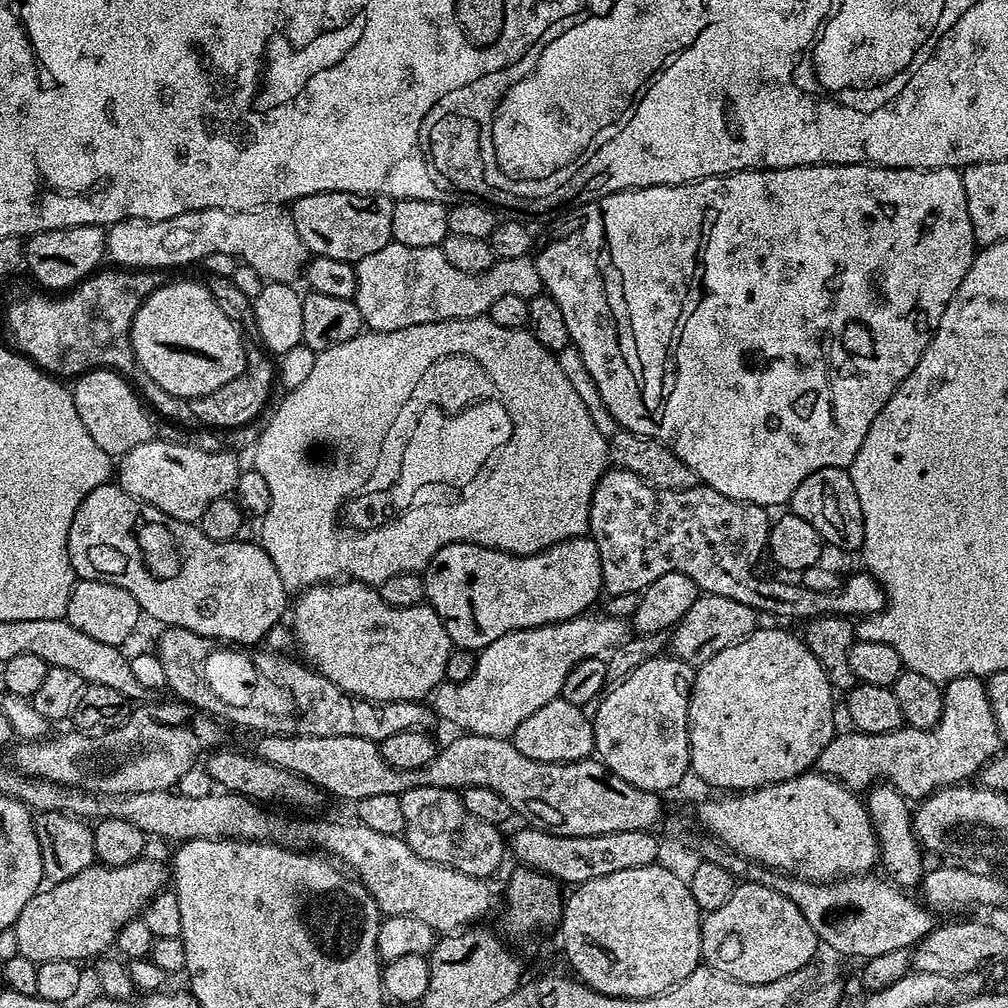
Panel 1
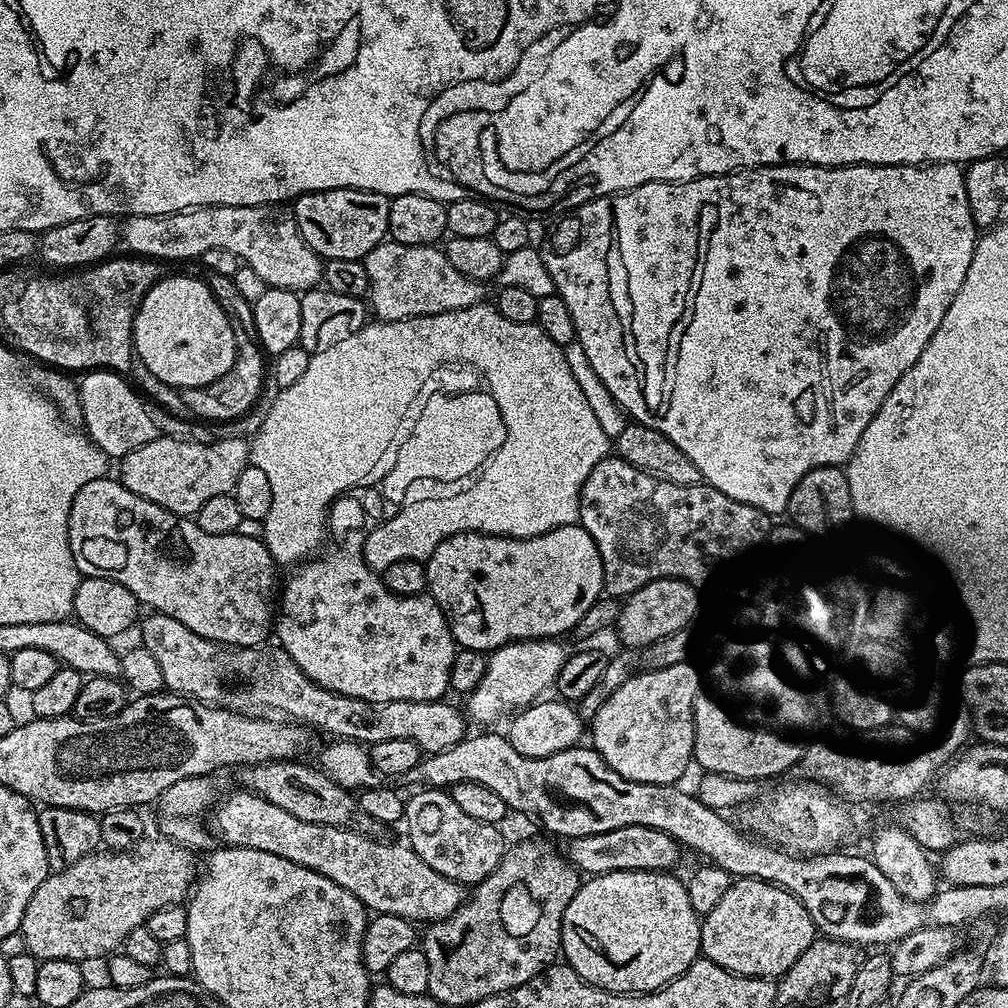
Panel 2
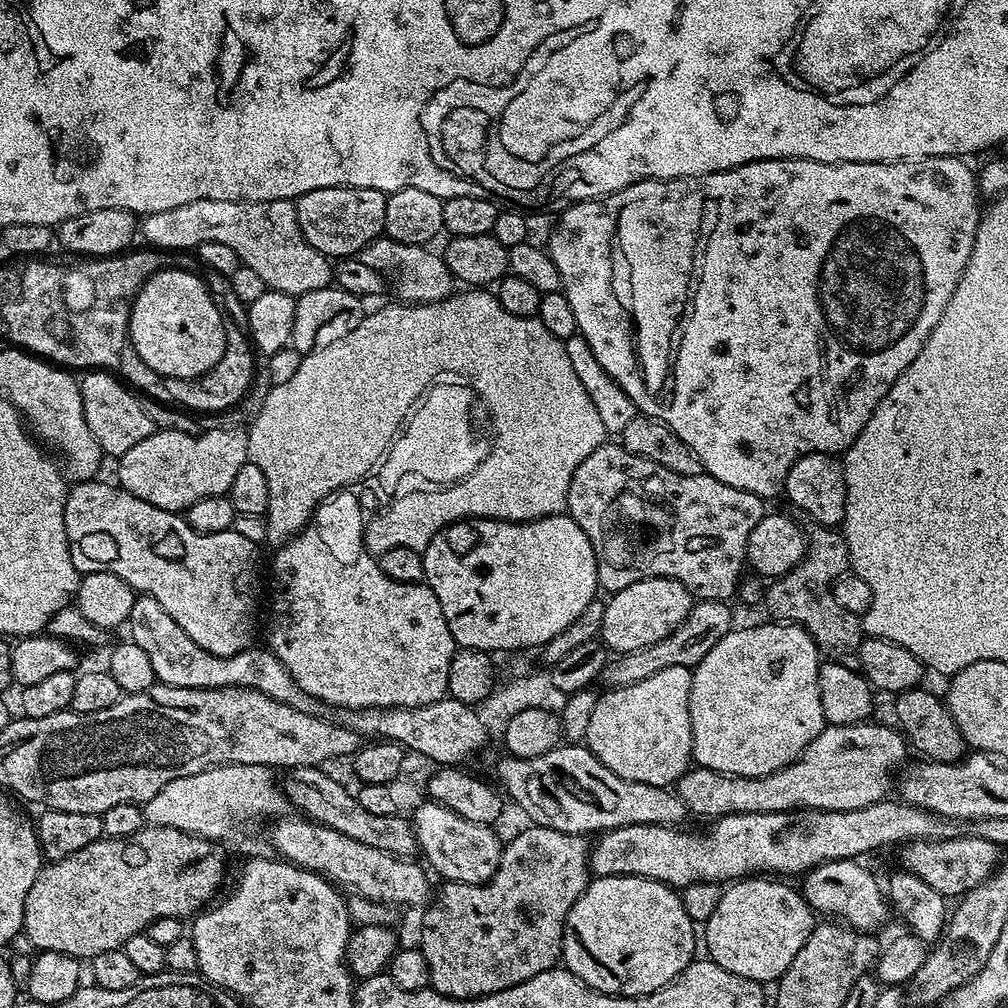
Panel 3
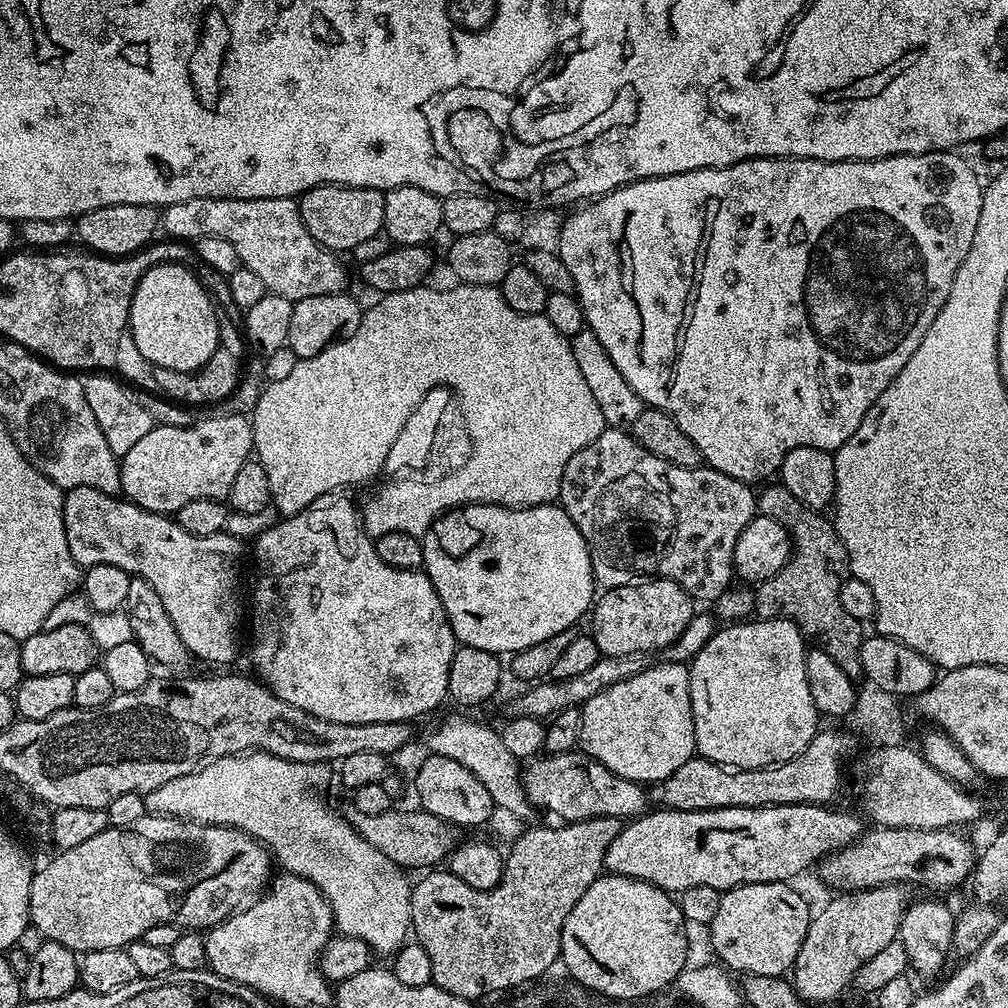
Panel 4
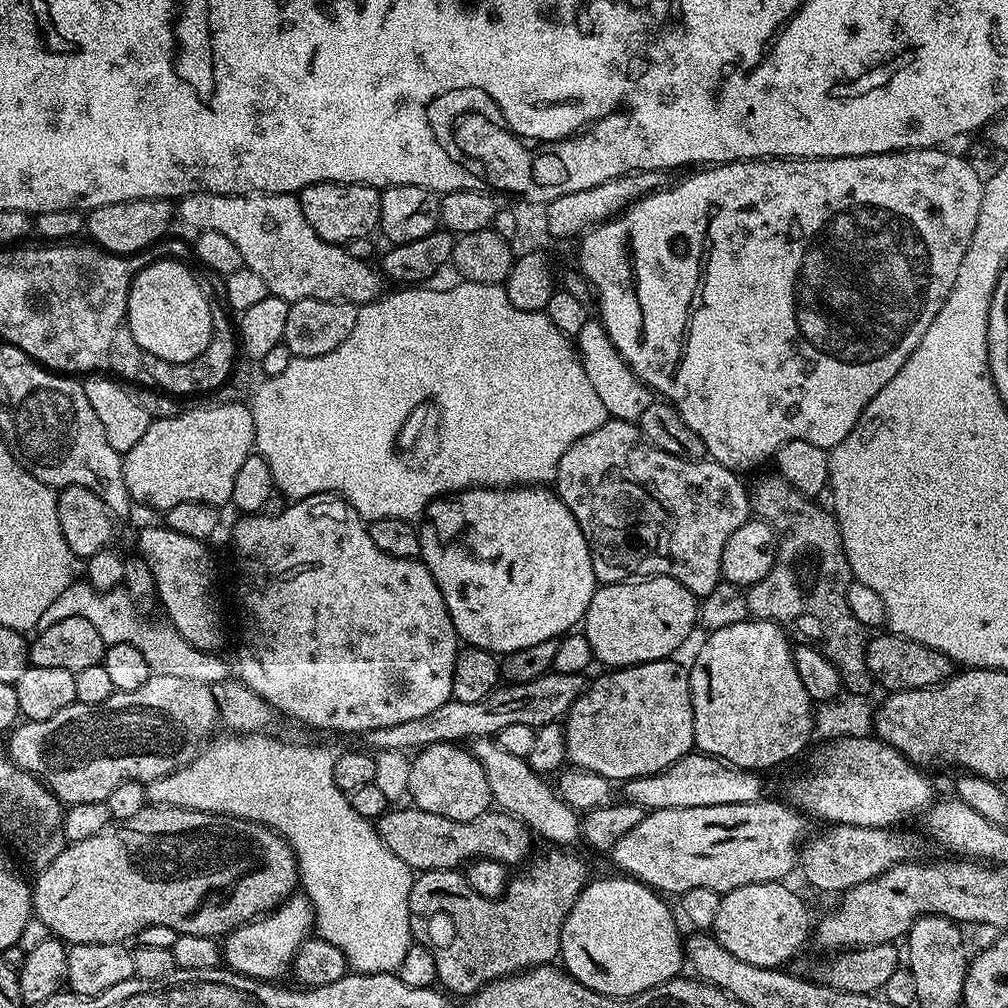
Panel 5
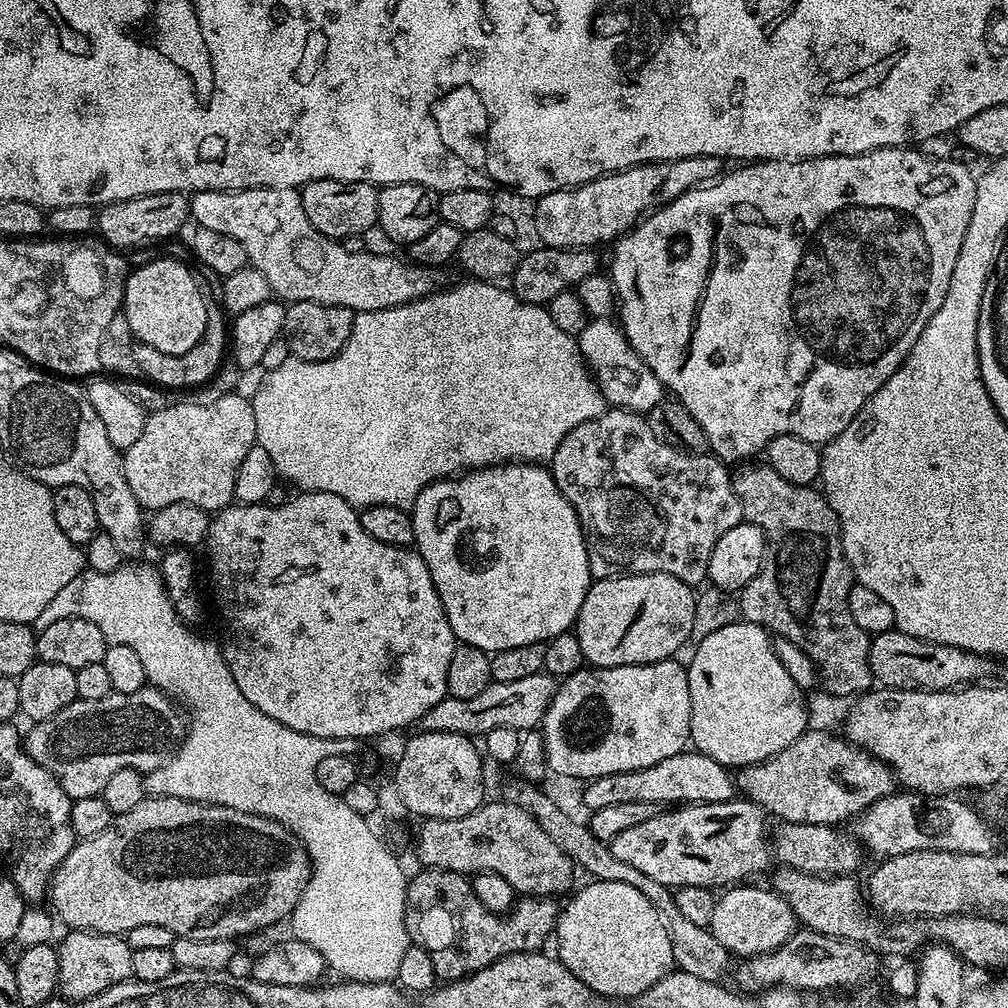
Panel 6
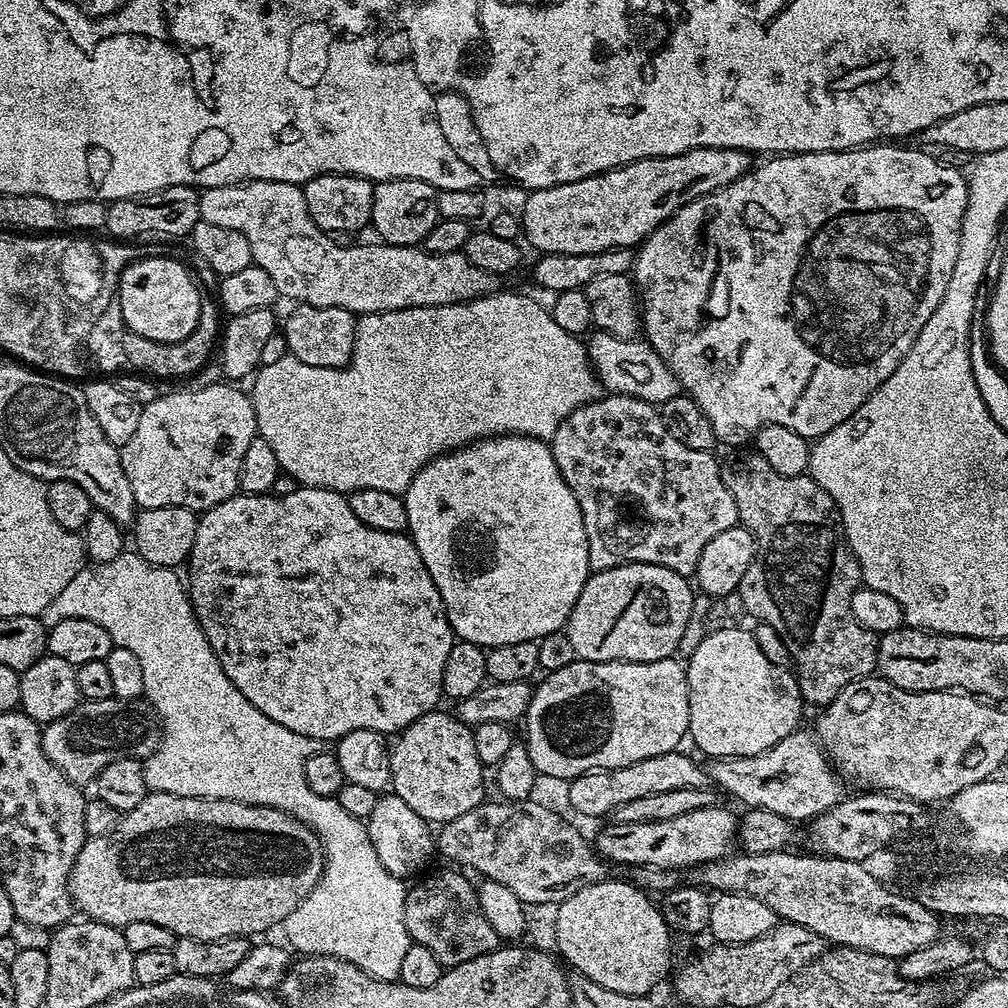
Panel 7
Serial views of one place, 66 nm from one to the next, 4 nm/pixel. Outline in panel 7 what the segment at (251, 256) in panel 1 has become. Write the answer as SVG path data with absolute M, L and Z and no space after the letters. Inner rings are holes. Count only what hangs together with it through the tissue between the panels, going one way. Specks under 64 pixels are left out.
M249 180L246 184L227 184L217 188L205 188L199 193L200 218L207 224L226 226L226 230L238 230L250 242L252 263L257 264L274 281L277 293L297 305L338 306L354 314L365 312L389 312L407 308L429 308L443 304L457 304L473 300L497 291L498 277L486 270L478 270L464 256L463 251L450 254L430 254L420 246L397 244L363 244L357 242L343 249L334 246L329 233L323 232L310 218L304 201L304 189L298 184Z

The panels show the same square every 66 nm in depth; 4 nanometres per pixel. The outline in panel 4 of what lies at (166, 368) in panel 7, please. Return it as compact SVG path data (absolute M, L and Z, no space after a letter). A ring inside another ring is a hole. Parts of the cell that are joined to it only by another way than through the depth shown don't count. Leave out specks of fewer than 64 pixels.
M226 314L221 315L220 341L214 350L214 354L210 354L210 362L203 364L193 372L154 367L156 392L175 403L185 406L193 406L192 404L220 404L227 396L229 399L235 393L236 387L240 385L240 381L245 375L244 348L246 349L246 340L238 327L237 321L235 324Z

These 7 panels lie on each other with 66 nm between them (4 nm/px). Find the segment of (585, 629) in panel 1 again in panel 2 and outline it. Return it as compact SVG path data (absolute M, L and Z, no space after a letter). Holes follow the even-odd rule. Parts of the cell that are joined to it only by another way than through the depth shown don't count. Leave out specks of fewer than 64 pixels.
M556 638L515 640L513 644L497 648L488 656L486 674L482 674L482 682L478 682L474 691L467 693L467 715L484 724L480 726L492 726L495 725L492 724L495 720L503 721L520 709L536 703L541 694L547 693L544 692L547 688L549 691L555 685L558 670L562 670L562 666L568 661L569 649L564 649L560 643Z

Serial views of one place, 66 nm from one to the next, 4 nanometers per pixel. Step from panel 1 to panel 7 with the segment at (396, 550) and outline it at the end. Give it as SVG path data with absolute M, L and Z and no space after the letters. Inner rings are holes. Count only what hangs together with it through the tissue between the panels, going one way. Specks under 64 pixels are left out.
M497 290L486 296L473 300L463 300L457 304L443 304L429 308L407 308L406 310L390 310L389 312L365 312L357 319L356 337L354 338L354 354L345 368L323 368L322 366L306 366L306 362L298 362L298 358L286 355L278 358L271 366L261 364L251 381L250 395L254 414L256 415L256 431L270 442L274 455L278 458L281 469L296 479L297 485L305 488L328 488L332 492L347 494L358 490L382 490L403 494L410 482L436 456L446 452L455 452L465 444L475 440L487 440L490 436L535 436L547 441L558 426L574 410L592 400L599 400L602 385L588 361L588 350L585 341L578 336L566 334L558 322L554 322L551 311L544 308L536 300L523 296L520 292L503 292Z

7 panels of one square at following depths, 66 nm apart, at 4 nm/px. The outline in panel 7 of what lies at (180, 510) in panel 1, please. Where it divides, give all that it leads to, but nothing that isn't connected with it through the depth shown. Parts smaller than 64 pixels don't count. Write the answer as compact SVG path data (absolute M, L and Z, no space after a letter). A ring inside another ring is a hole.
M223 383L208 384L205 388L192 388L189 392L165 391L154 402L141 407L140 417L138 418L138 430L134 430L130 442L126 442L120 448L120 461L126 470L126 478L130 478L130 490L134 490L134 498L141 509L157 508L158 506L182 506L197 514L203 514L208 509L218 506L218 502L226 502L226 498L237 495L240 486L242 458L246 455L246 449L249 448L250 442L258 434L256 431L256 415L254 414L251 395L245 389L243 392L240 386L237 386L235 383Z

